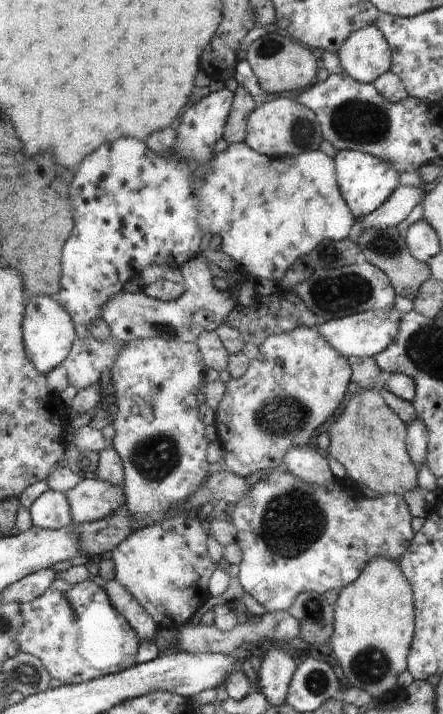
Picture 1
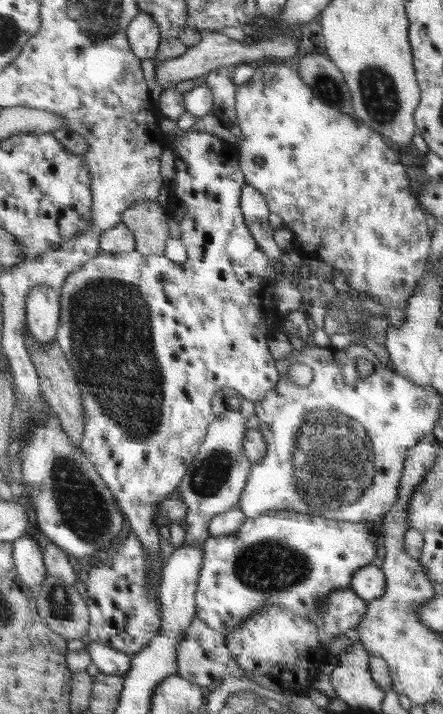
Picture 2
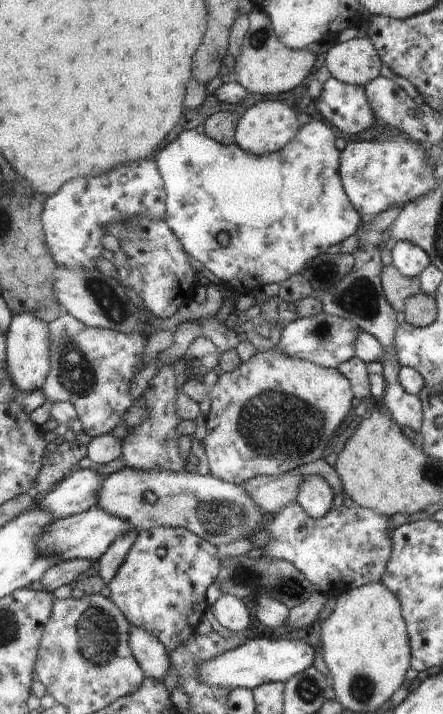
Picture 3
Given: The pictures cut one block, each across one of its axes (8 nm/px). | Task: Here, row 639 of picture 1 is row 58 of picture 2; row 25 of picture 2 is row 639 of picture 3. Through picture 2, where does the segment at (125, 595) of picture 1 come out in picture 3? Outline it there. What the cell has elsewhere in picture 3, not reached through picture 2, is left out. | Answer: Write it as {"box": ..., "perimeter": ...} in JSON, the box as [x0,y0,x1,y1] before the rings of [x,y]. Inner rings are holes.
{"box":[129,626,170,680],"perimeter":[[[132,626],[129,645],[137,662],[145,671],[145,676],[152,680],[164,680],[170,670],[170,659],[167,648],[140,626]]]}

